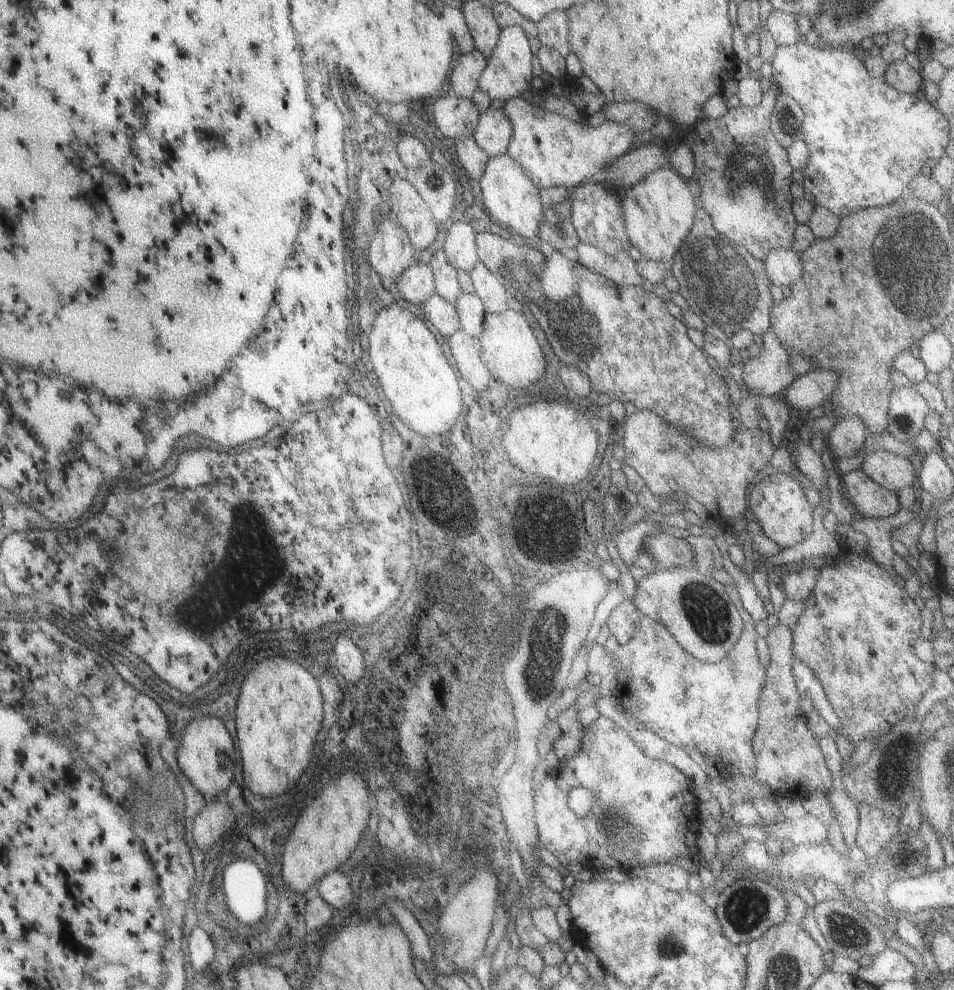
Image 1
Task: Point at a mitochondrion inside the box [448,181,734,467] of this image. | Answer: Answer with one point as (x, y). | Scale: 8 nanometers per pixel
(575, 316)

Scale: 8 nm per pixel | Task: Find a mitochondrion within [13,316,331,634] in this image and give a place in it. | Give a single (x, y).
(239, 566)

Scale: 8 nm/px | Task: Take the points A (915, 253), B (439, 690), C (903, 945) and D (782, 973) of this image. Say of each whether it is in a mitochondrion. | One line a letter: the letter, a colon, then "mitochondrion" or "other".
A: mitochondrion
B: other
C: other
D: mitochondrion

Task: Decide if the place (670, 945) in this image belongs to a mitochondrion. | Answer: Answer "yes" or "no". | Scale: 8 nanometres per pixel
yes

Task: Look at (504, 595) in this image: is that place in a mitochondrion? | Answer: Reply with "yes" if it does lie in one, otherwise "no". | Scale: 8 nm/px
no

